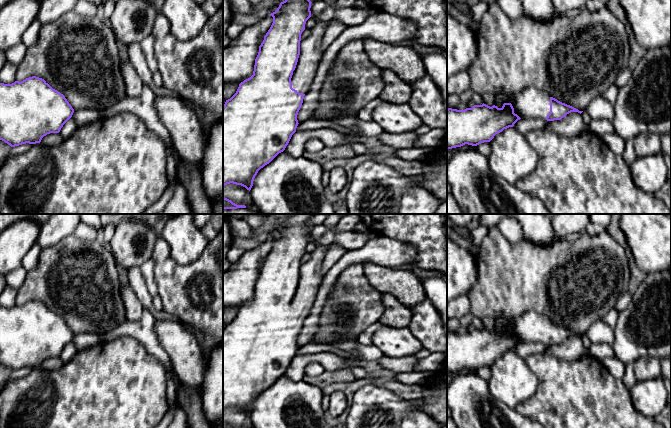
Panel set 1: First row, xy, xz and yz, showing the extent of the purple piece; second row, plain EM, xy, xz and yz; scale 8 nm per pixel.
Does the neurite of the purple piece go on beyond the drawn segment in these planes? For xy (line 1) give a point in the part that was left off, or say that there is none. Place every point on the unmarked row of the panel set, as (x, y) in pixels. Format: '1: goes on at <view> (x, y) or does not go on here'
1: does not go on here

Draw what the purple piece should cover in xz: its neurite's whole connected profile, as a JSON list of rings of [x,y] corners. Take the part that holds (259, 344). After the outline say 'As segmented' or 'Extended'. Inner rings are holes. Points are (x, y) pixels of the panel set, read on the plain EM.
[[[287,214],[286,224],[270,238],[273,247],[259,270],[253,299],[239,308],[236,317],[223,329],[223,410],[233,407],[251,414],[258,395],[283,376],[298,350],[297,339],[305,318],[323,281],[322,267],[329,246],[318,244],[310,259],[302,263],[306,245],[311,241],[309,219],[314,214]]]. Extended

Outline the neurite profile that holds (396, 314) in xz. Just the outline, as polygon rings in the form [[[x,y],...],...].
[[[371,262],[363,264],[369,283],[382,293],[384,314],[380,322],[392,327],[408,327],[412,308],[426,299],[421,281],[412,271],[399,270]]]

